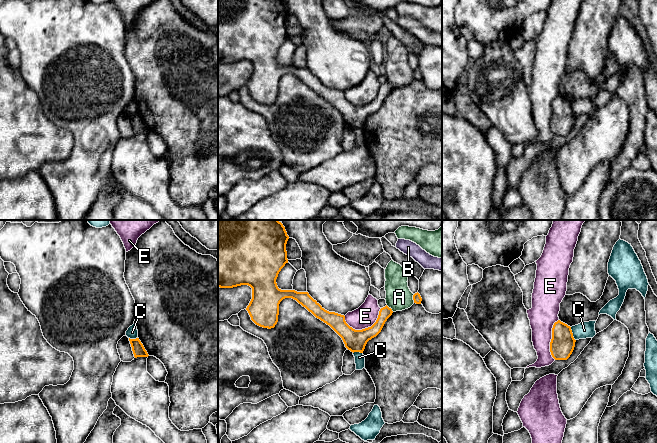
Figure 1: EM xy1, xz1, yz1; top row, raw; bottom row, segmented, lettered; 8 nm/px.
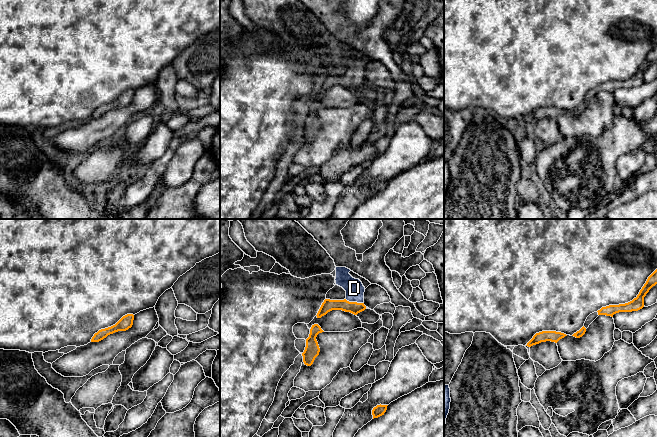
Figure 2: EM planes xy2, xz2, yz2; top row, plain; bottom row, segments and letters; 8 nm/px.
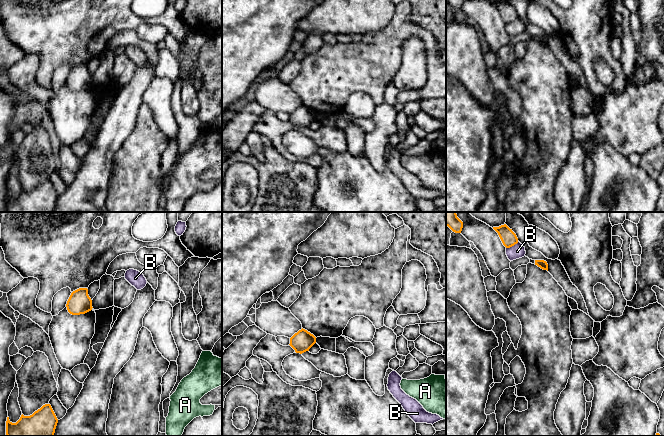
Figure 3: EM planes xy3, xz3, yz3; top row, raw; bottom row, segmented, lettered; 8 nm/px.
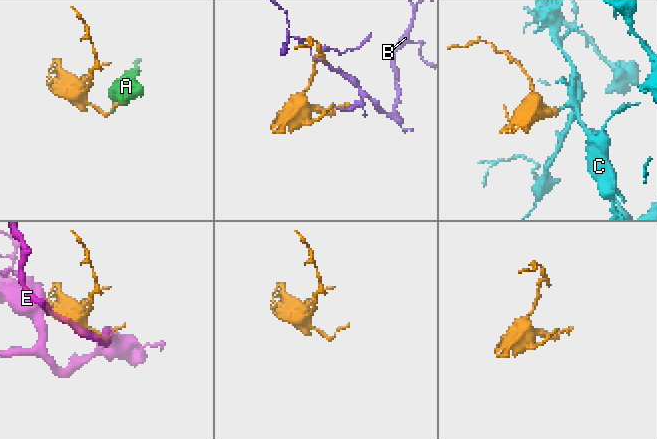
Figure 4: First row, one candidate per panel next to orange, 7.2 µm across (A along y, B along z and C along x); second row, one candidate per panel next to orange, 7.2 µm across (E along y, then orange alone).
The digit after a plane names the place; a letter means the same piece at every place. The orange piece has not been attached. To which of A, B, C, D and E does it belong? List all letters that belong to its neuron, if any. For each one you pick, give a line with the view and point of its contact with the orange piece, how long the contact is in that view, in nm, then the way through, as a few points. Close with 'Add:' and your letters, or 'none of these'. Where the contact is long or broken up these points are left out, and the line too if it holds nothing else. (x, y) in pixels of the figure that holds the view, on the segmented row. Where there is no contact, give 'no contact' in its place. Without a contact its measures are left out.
D: meets orange in xz2 at (354, 302); contact 160 nm long; runs through xz2 (328, 305), (349, 305), (354, 302), (354, 288)
Add: D

